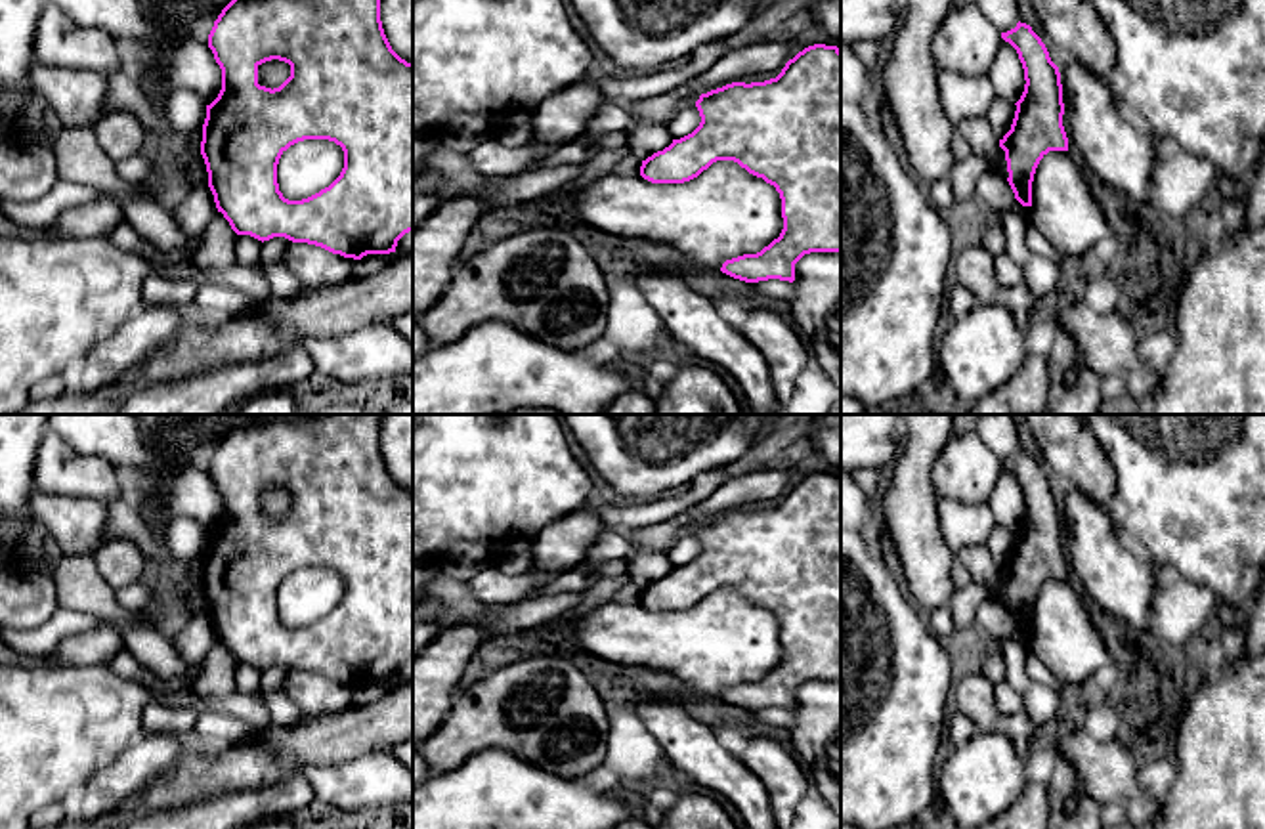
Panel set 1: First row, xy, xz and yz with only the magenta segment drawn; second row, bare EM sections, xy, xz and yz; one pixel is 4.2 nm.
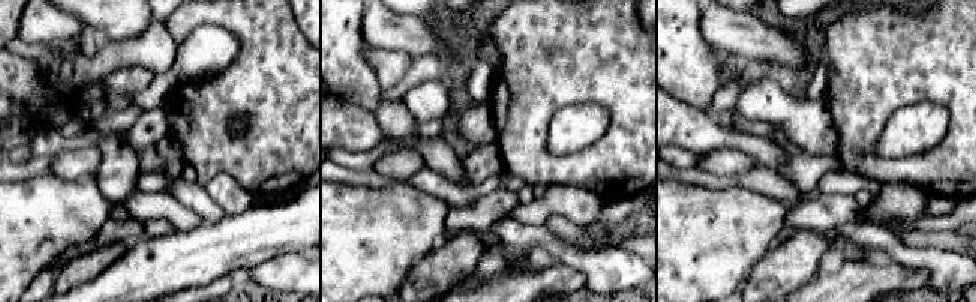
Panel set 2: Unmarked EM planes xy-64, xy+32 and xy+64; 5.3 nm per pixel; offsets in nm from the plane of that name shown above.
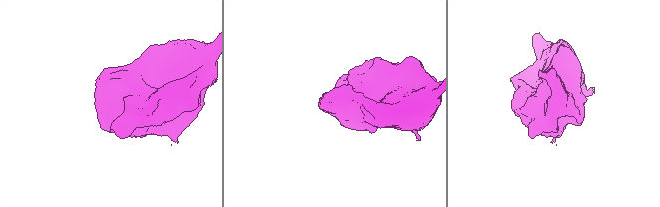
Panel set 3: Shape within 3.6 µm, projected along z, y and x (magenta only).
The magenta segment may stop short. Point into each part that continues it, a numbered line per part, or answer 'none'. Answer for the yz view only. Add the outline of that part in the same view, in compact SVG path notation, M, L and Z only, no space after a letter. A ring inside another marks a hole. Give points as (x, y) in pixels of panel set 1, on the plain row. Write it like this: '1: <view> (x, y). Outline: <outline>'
none

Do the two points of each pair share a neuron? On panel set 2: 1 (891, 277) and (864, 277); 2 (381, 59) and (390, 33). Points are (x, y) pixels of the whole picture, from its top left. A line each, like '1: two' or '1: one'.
1: one
2: two

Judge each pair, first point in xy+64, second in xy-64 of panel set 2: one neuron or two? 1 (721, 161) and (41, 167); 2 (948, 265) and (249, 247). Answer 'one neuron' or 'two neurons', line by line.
1: two neurons
2: two neurons

